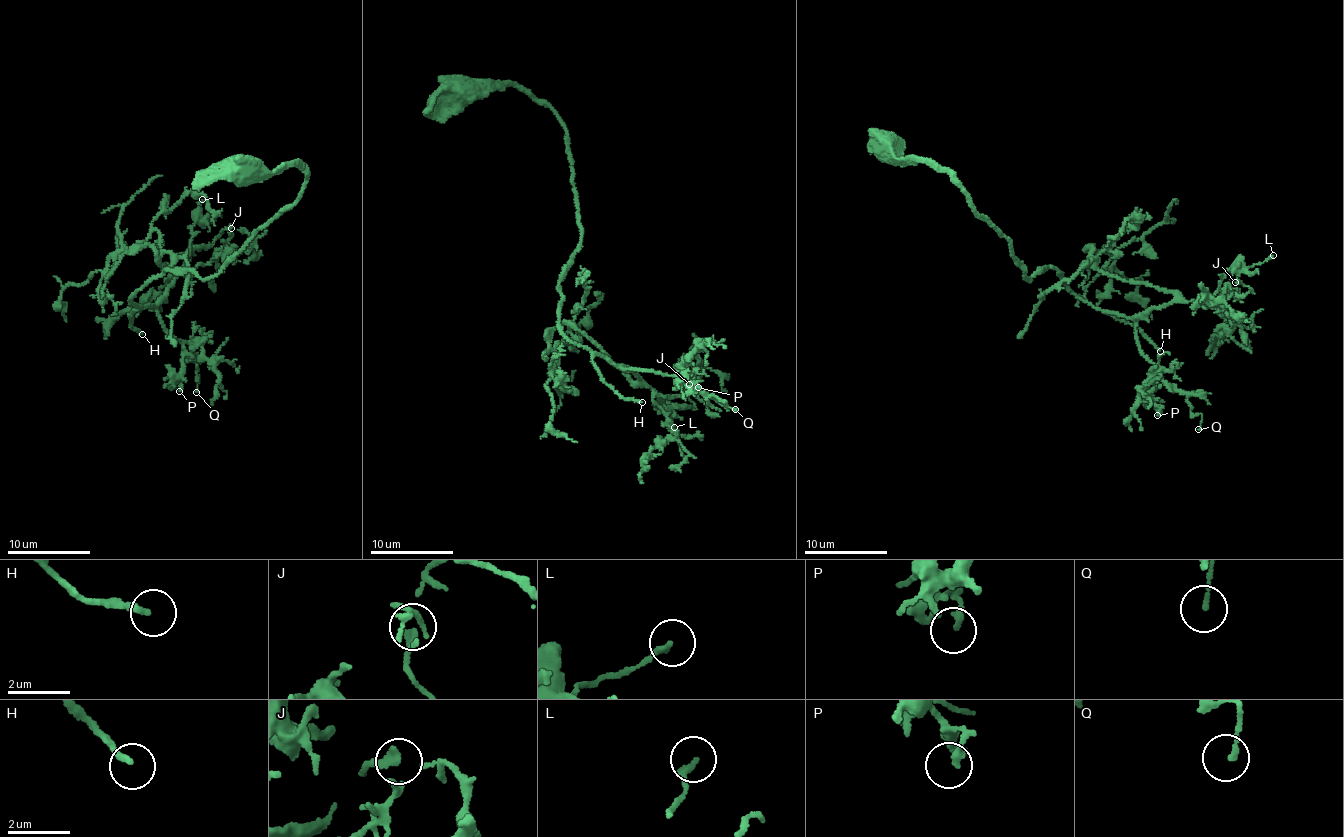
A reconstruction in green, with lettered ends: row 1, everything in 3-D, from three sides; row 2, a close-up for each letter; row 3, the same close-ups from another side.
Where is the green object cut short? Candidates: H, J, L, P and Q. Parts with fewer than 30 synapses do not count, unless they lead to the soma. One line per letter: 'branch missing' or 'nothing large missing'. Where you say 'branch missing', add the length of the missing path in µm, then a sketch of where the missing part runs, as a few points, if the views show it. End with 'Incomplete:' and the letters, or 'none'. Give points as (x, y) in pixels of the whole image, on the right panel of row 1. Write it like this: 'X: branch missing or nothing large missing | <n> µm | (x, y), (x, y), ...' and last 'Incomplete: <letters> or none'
H: branch missing | 15 µm | (1160, 351), (1166, 369), (1179, 371), (1229, 407), (1232, 402), (1224, 393)
J: nothing large missing
L: nothing large missing
P: nothing large missing
Q: nothing large missing
Incomplete: H

